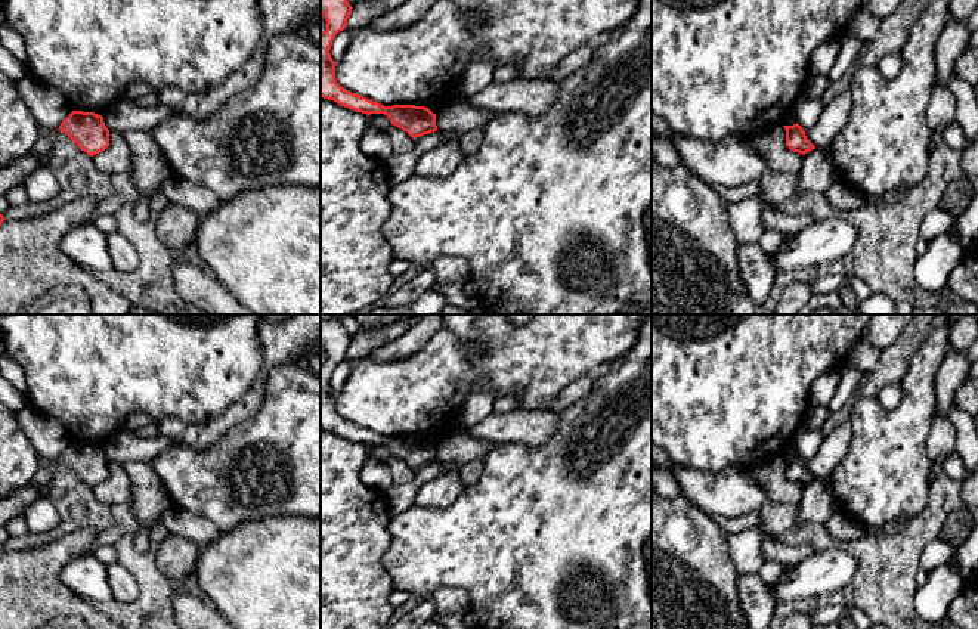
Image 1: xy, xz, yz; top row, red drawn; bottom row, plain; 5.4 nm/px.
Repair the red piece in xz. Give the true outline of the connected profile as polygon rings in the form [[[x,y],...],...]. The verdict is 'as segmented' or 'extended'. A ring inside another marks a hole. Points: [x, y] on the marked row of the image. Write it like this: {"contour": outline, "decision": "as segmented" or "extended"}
{"contour": [[[321,0],[321,13],[326,21],[326,30],[321,32],[321,96],[366,115],[384,114],[390,118],[393,126],[406,131],[414,140],[420,136],[437,131],[436,114],[425,106],[384,106],[346,90],[337,83],[335,62],[329,50],[334,37],[346,28],[352,9],[347,0]]], "decision": "as segmented"}

